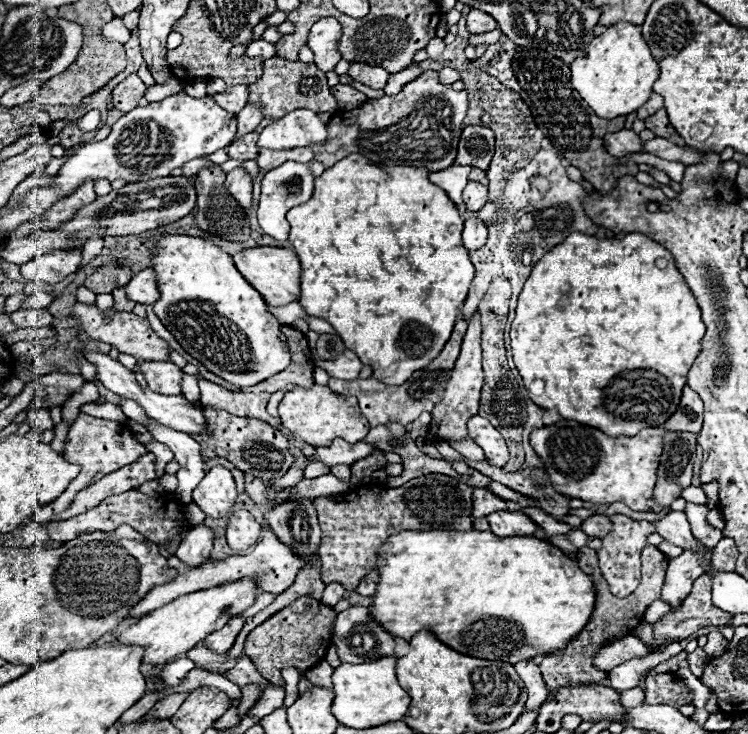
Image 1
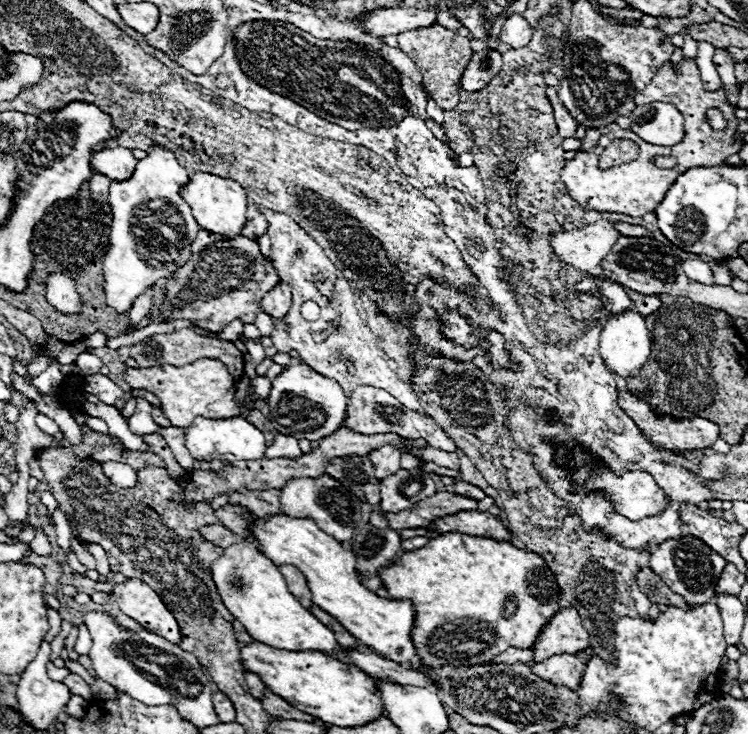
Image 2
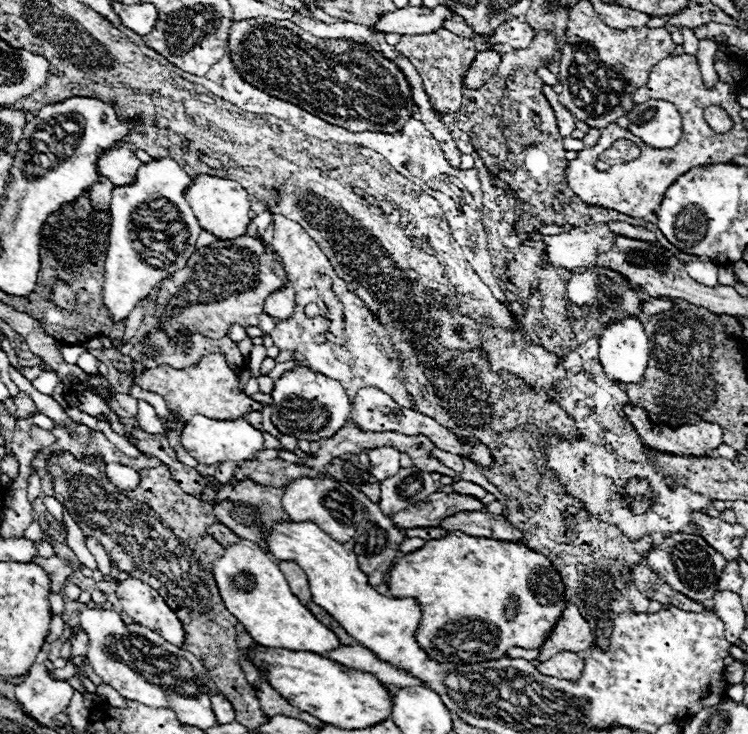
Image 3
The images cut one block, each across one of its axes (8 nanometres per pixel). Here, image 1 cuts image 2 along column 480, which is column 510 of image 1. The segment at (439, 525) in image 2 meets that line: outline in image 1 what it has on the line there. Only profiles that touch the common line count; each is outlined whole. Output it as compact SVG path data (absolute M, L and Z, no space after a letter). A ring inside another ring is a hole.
M492 512L488 514L488 522L496 536L532 536L538 530L538 526L522 512Z

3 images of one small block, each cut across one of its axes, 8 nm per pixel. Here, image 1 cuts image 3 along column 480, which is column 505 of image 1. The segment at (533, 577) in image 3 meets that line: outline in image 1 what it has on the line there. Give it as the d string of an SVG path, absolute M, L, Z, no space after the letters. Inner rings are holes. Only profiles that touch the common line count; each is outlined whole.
M402 530L390 536L378 548L378 584L372 596L370 616L394 638L410 640L420 630L430 630L442 644L460 654L516 664L536 654L562 650L594 610L594 582L574 560L562 554L550 542L512 536L498 538L492 532L456 532L456 530Z

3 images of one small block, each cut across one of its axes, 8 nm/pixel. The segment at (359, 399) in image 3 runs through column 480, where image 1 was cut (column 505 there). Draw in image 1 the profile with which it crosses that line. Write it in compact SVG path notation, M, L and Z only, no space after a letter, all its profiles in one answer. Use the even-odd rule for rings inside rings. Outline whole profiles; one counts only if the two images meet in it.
M472 416L468 420L468 436L484 450L486 462L496 468L504 468L508 462L508 448L500 432L482 416Z

